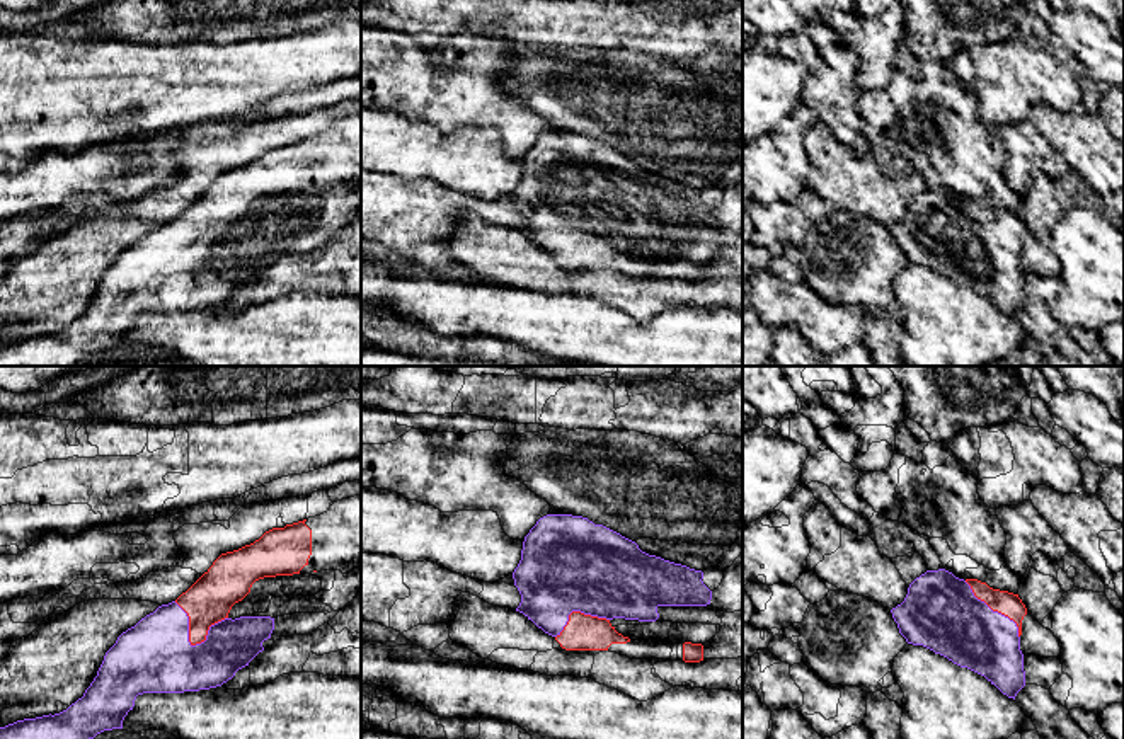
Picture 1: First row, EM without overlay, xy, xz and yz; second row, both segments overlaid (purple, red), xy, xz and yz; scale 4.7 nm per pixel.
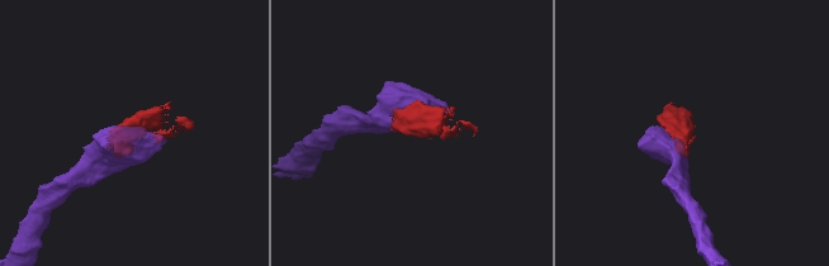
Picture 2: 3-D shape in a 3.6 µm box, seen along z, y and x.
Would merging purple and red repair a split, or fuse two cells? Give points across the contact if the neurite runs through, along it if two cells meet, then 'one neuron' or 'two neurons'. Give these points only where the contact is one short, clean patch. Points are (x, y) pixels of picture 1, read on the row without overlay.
one neuron

